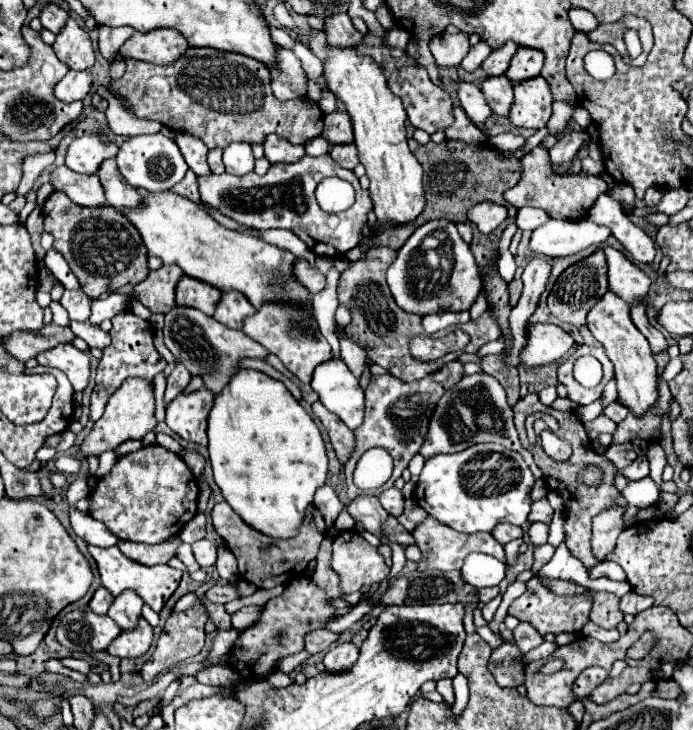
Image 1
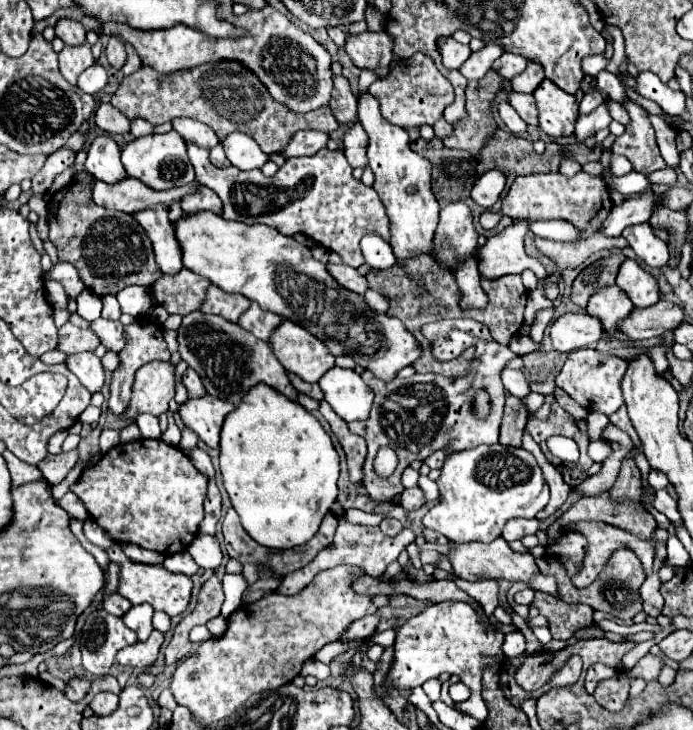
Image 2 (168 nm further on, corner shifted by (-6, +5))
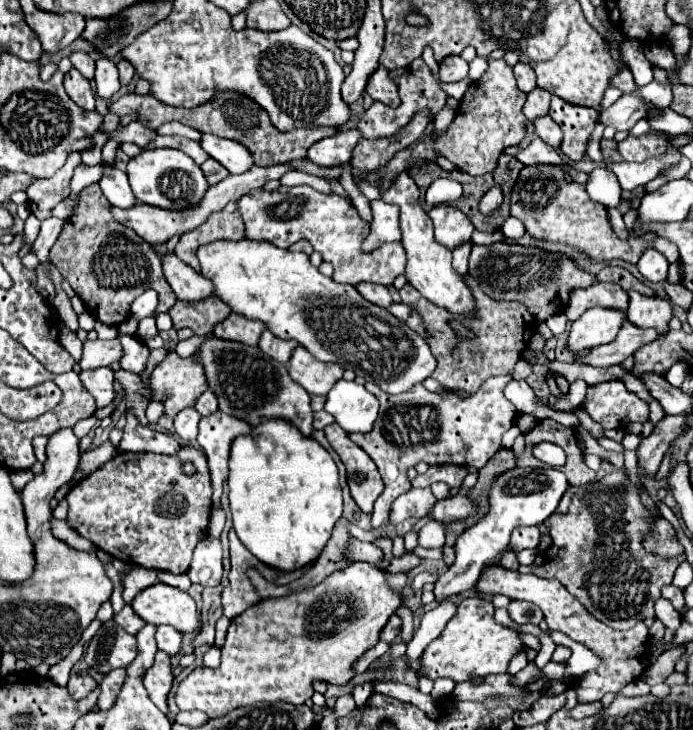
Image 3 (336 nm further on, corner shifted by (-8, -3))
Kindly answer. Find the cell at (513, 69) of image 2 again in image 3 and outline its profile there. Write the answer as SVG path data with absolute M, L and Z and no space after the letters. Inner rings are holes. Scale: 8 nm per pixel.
M518 63L518 65L514 67L514 75L516 75L518 87L520 87L524 93L530 93L530 91L536 87L536 73L534 73L534 69L532 69L528 63Z

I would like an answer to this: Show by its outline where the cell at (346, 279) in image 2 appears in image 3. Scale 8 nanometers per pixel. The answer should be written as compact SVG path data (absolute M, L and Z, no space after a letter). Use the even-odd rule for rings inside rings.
M362 283L362 285L356 285L356 289L362 293L362 297L378 307L390 307L394 301L390 297L390 291L388 287L384 285L374 285L374 283Z

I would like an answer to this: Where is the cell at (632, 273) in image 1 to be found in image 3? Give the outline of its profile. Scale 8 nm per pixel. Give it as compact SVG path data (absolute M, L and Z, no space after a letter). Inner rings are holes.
M636 291L628 293L630 305L628 305L628 321L636 327L644 329L656 329L658 335L664 335L670 331L668 323L672 319L672 307L670 301L666 303L660 297L646 297Z

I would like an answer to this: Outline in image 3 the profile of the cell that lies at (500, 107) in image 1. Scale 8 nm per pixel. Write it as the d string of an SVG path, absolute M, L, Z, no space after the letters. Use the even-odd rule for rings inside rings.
M542 117L542 119L536 119L534 121L534 127L536 127L536 133L538 137L548 143L550 147L558 149L560 147L560 141L562 141L562 133L560 133L560 127L550 119L550 117Z

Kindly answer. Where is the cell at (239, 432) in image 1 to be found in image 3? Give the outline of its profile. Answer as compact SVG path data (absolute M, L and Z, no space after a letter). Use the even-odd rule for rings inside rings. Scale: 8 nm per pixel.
M264 419L262 425L254 427L250 435L246 437L238 437L232 443L232 451L230 451L230 475L228 475L228 485L230 485L230 511L232 511L232 519L234 519L234 531L238 535L238 539L242 541L242 545L256 555L256 559L260 559L264 565L276 569L276 571L296 571L306 567L308 563L314 563L320 553L324 551L328 539L332 537L332 529L336 525L336 521L342 517L342 489L338 483L338 467L334 463L334 459L330 457L330 453L316 443L310 437L304 437L300 431L292 429L292 425L288 425L288 421L284 419Z

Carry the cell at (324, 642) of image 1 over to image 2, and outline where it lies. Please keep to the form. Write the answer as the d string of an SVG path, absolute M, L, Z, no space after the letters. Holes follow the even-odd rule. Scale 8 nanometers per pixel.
M368 615L368 617L362 617L358 621L354 621L350 625L350 629L346 629L346 633L342 633L342 639L340 641L356 641L356 639L364 639L368 635L372 635L376 631L376 625L378 625L378 615Z

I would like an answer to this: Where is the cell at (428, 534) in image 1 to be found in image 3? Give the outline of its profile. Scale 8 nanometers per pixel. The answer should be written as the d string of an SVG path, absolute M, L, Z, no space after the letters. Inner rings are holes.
M494 565L494 567L486 569L484 577L478 581L476 587L482 593L488 593L488 595L498 595L500 593L500 595L506 595L508 599L520 599L520 601L536 603L542 609L542 613L546 617L546 623L548 623L548 627L552 631L566 633L570 639L586 645L596 655L600 655L602 665L598 669L582 675L576 681L578 703L600 701L606 693L620 691L628 683L640 679L644 669L648 667L650 629L642 621L626 631L612 629L612 627L604 625L604 623L600 623L594 615L590 615L586 611L586 607L576 597L570 597L566 587L556 579L542 579L542 577L536 577L536 575L522 575L518 571L508 571L504 567L500 567L500 565Z

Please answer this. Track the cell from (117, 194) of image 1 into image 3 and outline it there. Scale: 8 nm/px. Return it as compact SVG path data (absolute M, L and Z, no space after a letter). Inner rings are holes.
M160 253L160 257L164 265L164 275L180 301L196 303L196 301L202 301L214 295L216 289L212 289L212 281L198 275L192 267L180 261L174 253L172 255Z

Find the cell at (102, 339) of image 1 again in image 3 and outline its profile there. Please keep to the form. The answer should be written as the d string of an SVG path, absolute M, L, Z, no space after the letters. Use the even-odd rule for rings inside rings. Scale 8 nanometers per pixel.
M118 335L118 339L124 349L124 357L120 361L122 369L132 371L136 375L144 373L144 365L148 363L148 347L140 339L130 337L130 335Z

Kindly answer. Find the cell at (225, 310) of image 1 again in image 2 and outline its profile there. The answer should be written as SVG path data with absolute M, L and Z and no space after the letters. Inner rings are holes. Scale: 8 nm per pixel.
M250 301L250 307L246 309L246 313L242 313L242 317L238 319L238 325L248 329L254 337L268 341L272 329L282 321L280 315L274 315L270 311L264 311L258 303Z

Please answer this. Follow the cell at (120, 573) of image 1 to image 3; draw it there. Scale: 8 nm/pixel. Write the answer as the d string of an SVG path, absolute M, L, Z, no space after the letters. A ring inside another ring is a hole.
M156 583L136 595L132 609L152 625L172 625L180 633L194 633L200 629L200 615L196 601L176 587Z

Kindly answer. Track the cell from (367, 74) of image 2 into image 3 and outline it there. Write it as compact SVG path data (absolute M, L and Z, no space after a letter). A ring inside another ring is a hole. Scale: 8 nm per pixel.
M358 129L338 131L336 135L312 145L308 151L308 159L322 167L336 167L348 163L352 157L352 149L356 147L358 141L360 141Z

